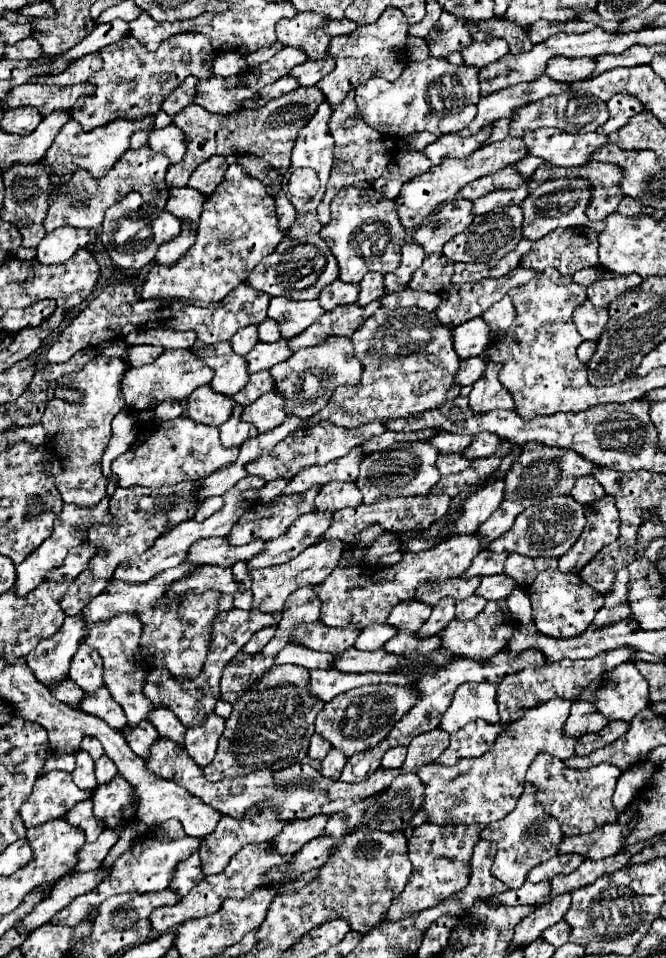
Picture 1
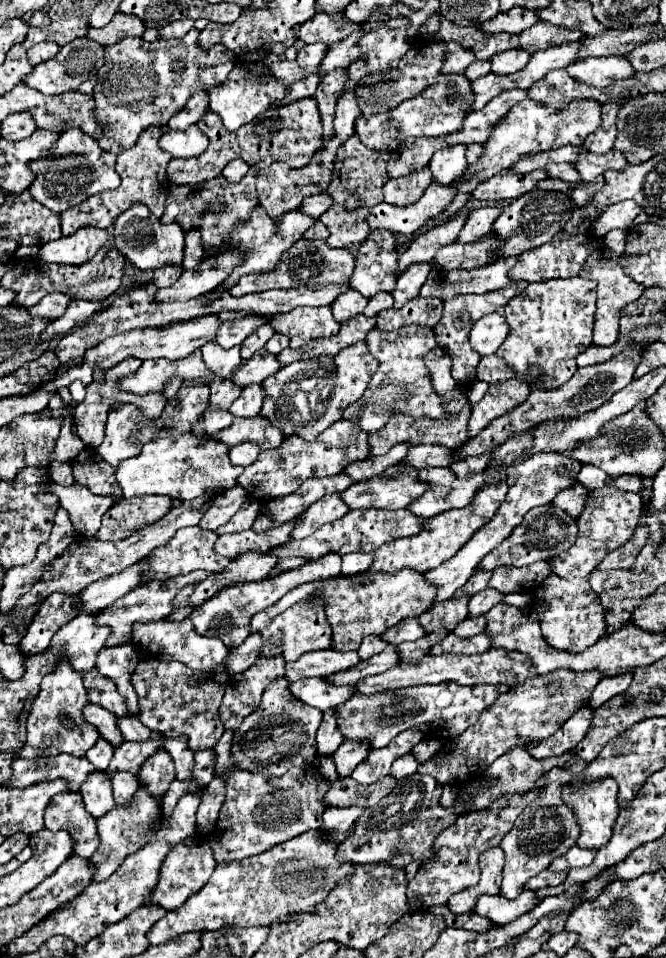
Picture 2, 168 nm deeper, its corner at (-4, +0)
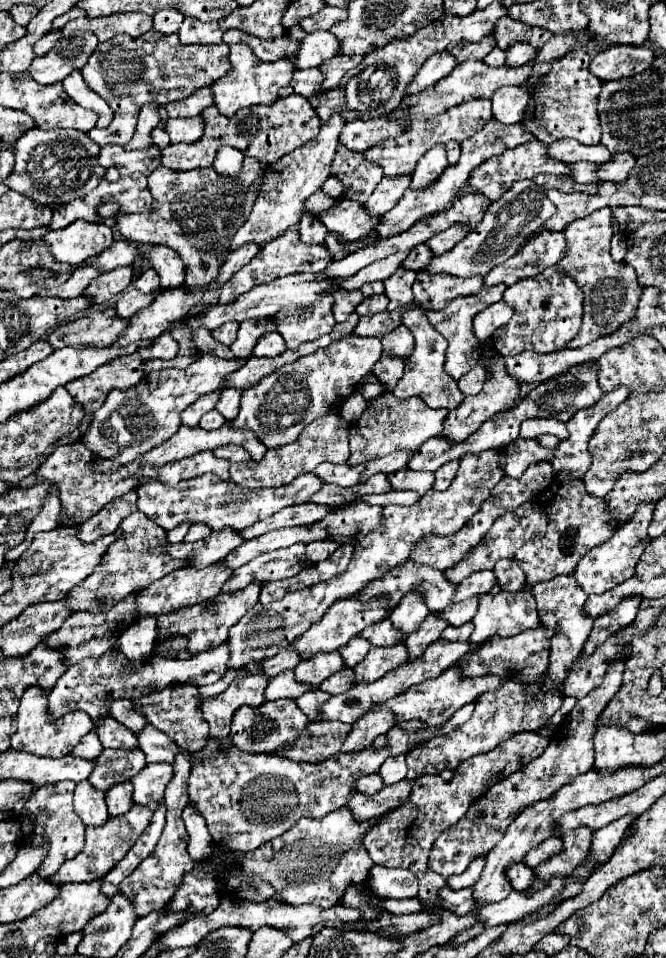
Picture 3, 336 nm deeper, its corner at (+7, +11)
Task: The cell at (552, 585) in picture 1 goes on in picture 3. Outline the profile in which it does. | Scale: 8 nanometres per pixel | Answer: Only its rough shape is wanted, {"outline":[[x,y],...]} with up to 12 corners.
{"outline":[[572,575],[532,585],[550,637],[546,689],[564,681],[594,619]]}

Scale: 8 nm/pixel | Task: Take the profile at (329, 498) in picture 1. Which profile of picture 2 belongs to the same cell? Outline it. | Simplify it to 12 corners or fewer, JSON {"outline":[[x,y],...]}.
{"outline":[[339,494],[325,496],[305,510],[291,538],[307,538],[323,524],[349,512]]}

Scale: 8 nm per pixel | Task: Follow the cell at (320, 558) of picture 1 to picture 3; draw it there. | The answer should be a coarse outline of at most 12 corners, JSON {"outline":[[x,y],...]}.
{"outline":[[262,581],[158,617],[158,639],[188,637],[194,653],[226,641],[258,603]]}

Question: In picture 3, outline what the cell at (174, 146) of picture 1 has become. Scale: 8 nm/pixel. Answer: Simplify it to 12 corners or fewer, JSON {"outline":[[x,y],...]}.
{"outline":[[200,115],[168,119],[170,143],[194,143],[204,133]]}

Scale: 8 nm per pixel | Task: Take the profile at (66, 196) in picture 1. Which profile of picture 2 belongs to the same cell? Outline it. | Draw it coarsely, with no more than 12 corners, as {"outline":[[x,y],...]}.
{"outline":[[161,128],[117,156],[121,186],[61,214],[63,236],[109,228],[135,202],[161,218],[169,152]]}

